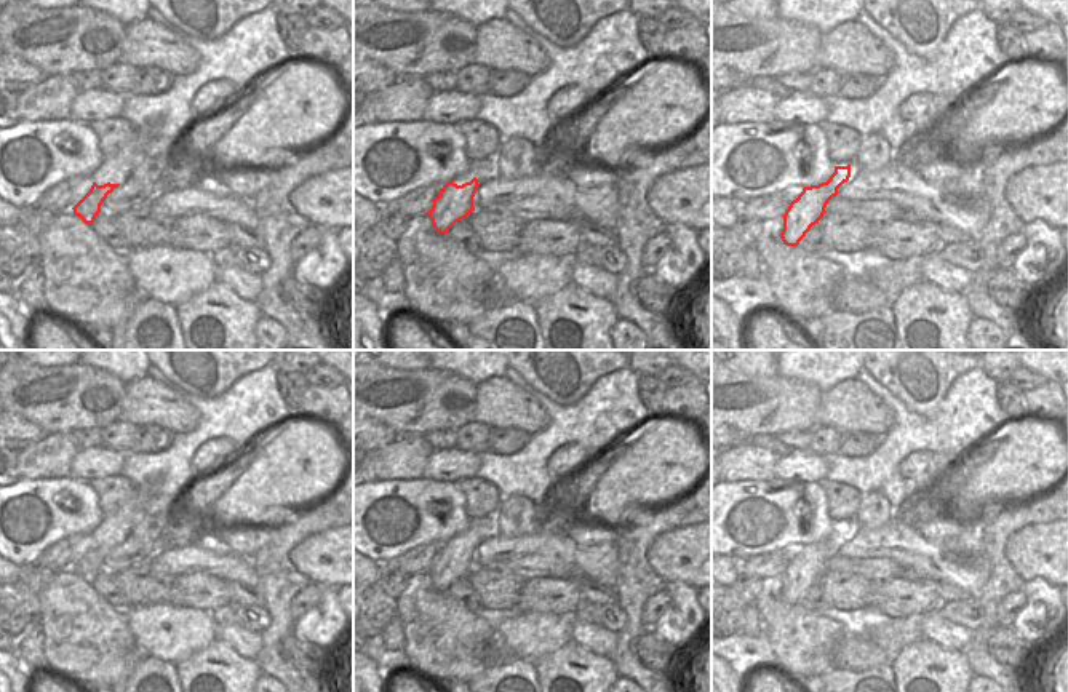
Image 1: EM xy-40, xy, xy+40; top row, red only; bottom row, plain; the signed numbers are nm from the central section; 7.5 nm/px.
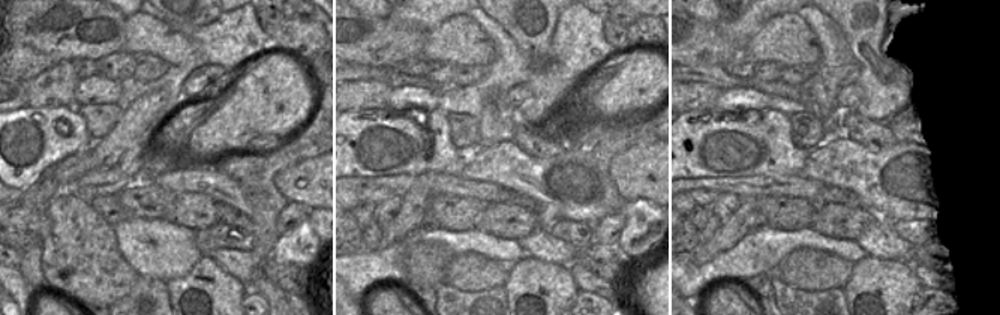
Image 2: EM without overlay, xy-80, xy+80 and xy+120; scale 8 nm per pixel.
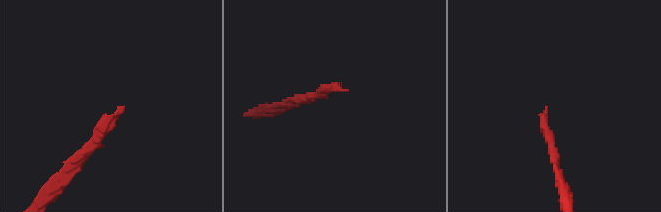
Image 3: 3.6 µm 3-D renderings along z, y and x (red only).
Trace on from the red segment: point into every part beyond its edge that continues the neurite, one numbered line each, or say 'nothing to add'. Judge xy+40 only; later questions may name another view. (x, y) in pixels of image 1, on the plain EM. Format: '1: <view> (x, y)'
nothing to add

